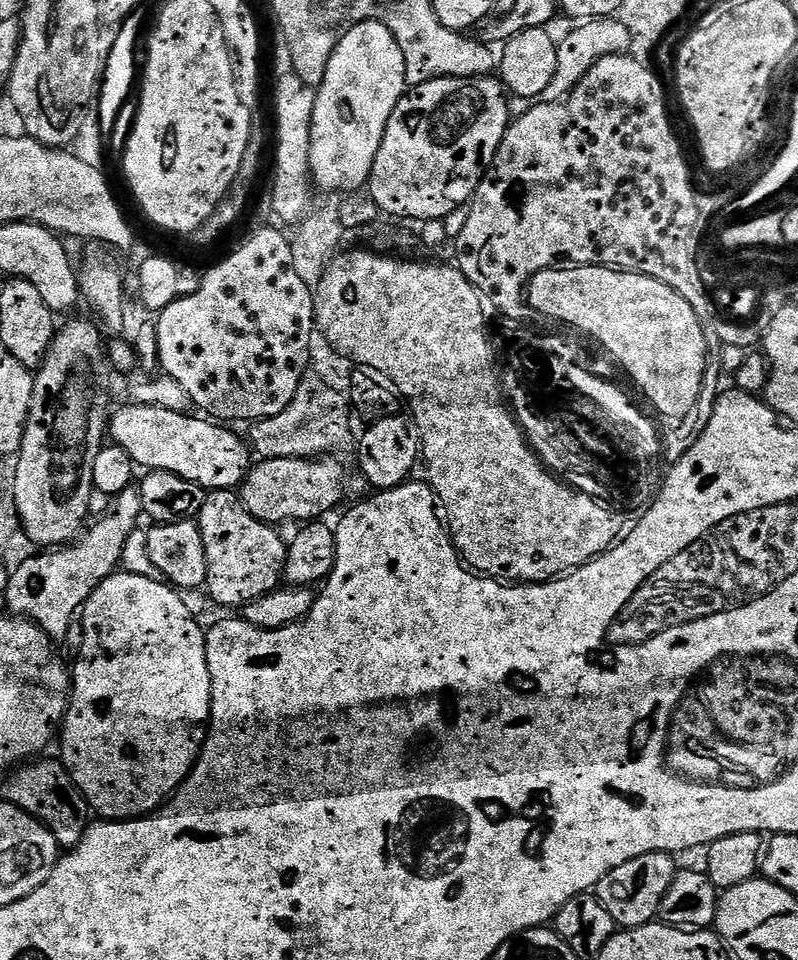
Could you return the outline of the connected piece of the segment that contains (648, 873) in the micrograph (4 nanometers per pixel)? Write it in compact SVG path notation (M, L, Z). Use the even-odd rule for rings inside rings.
M651 852L642 854L638 858L630 858L630 862L622 862L606 878L602 878L596 885L594 894L610 910L610 918L624 930L641 928L643 924L651 924L657 919L660 903L670 890L670 882L676 877L678 865L675 864L673 853Z

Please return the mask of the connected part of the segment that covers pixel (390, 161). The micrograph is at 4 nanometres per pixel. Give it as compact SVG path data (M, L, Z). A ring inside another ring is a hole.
M495 75L480 77L438 77L409 87L394 106L382 146L374 158L366 185L381 213L401 221L435 220L440 222L451 211L469 203L482 178L492 167L510 123L510 96Z

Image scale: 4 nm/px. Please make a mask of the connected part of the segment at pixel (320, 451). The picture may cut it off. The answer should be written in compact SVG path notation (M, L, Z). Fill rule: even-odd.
M309 374L304 377L304 381L300 383L298 386L298 394L294 394L294 398L290 402L290 406L286 406L286 410L282 410L282 414L274 414L270 418L266 418L265 420L257 420L255 423L251 425L252 428L252 440L251 443L254 445L256 443L256 448L261 453L259 454L264 458L271 458L274 456L298 456L301 458L319 458L325 454L335 453L337 450L335 448L340 448L344 443L347 442L348 439L352 436L352 420L354 421L353 413L350 411L350 400L347 395L344 396L339 392L338 389L335 388L332 384L327 384L326 381L323 380L320 376L315 376L315 374Z

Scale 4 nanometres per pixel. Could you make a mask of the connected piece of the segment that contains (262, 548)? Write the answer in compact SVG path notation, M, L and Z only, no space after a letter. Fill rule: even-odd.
M212 490L204 497L204 505L198 517L198 523L202 530L202 542L206 546L206 574L208 575L208 582L206 591L210 597L213 605L221 604L224 608L236 608L236 610L243 609L245 604L254 602L258 598L270 595L275 588L281 587L284 580L284 564L288 560L288 544L279 536L277 529L271 524L263 524L258 518L254 518L254 514L250 514L250 510L246 510L244 503L240 501L239 495L232 490Z

